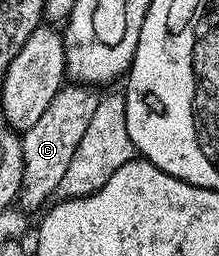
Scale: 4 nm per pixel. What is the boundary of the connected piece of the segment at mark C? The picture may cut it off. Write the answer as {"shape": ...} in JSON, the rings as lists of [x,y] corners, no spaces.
{"shape":[[[63,85],[52,97],[48,109],[32,125],[32,129],[21,132],[22,156],[22,186],[20,190],[21,202],[30,207],[38,207],[41,203],[51,202],[50,194],[57,192],[64,169],[72,161],[72,153],[76,153],[76,145],[80,145],[80,137],[88,133],[88,125],[92,121],[92,113],[96,113],[96,105],[100,98],[99,92],[90,85]]]}

